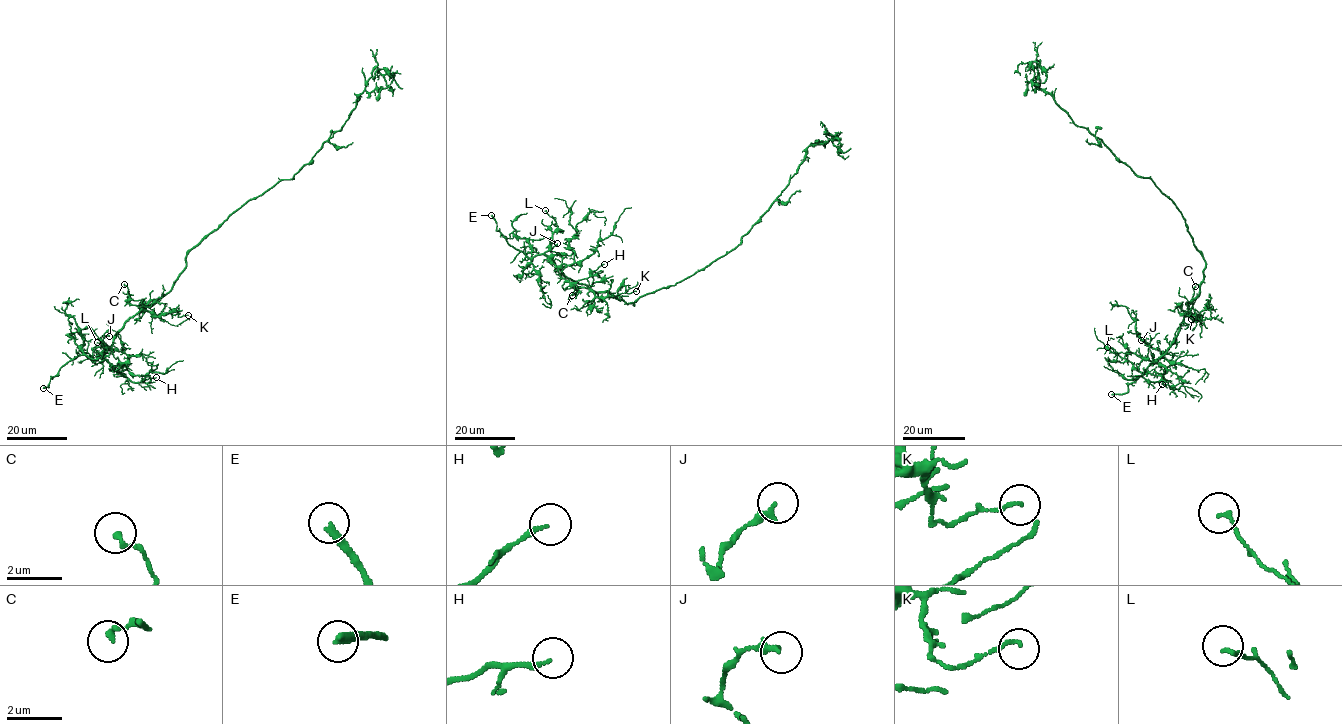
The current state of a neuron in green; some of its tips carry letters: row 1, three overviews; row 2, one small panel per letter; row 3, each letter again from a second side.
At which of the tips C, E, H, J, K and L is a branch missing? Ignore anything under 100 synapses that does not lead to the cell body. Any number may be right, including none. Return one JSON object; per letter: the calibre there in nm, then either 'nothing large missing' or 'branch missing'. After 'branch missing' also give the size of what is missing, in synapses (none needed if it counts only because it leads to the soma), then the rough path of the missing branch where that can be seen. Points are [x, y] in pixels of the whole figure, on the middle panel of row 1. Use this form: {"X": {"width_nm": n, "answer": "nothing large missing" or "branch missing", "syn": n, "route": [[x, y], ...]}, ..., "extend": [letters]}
{"C": {"width_nm": 200, "answer": "nothing large missing"}, "E": {"width_nm": 320, "answer": "branch missing", "route": [[491, 215], [475, 225]]}, "H": {"width_nm": 170, "answer": "nothing large missing"}, "J": {"width_nm": 280, "answer": "nothing large missing"}, "K": {"width_nm": 110, "answer": "nothing large missing"}, "L": {"width_nm": 140, "answer": "nothing large missing"}, "extend": ["E"]}

